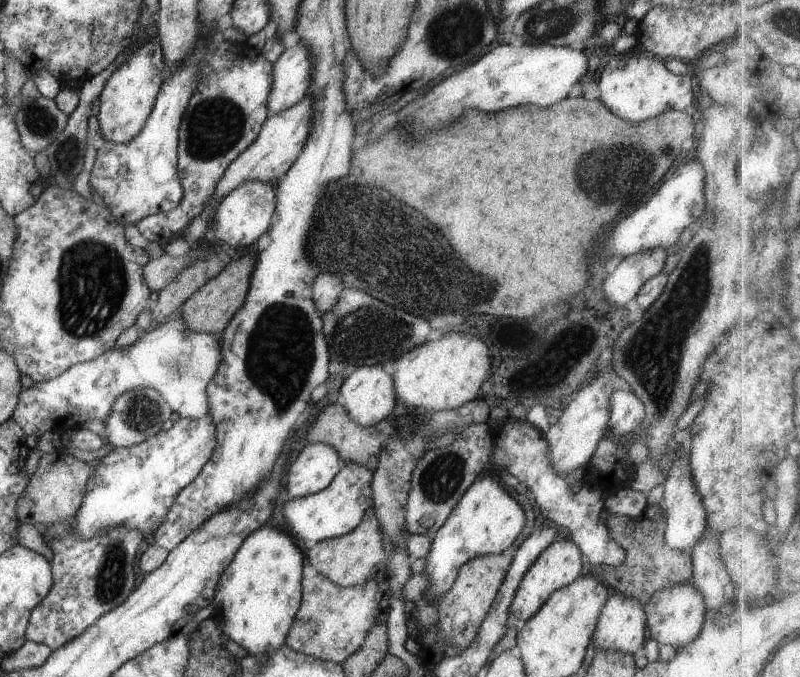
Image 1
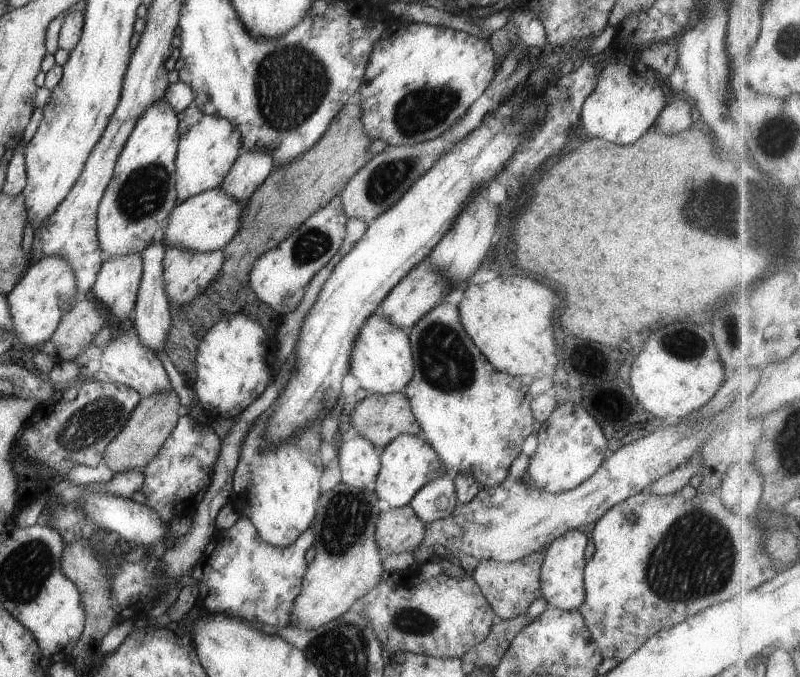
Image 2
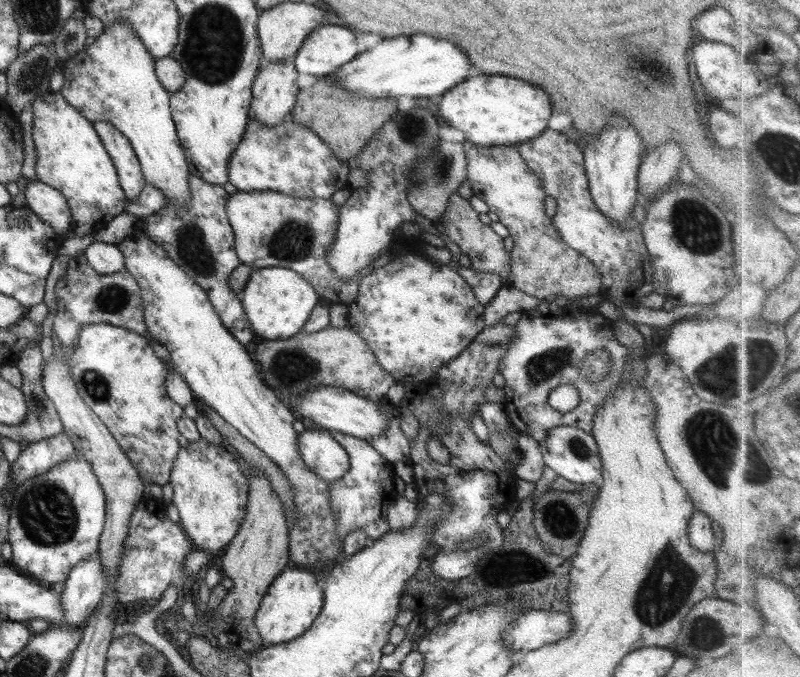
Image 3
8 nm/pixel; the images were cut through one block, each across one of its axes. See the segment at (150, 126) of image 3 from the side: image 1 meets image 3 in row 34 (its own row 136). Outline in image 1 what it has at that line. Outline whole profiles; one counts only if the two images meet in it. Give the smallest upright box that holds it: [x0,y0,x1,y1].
[97,40,167,144]

